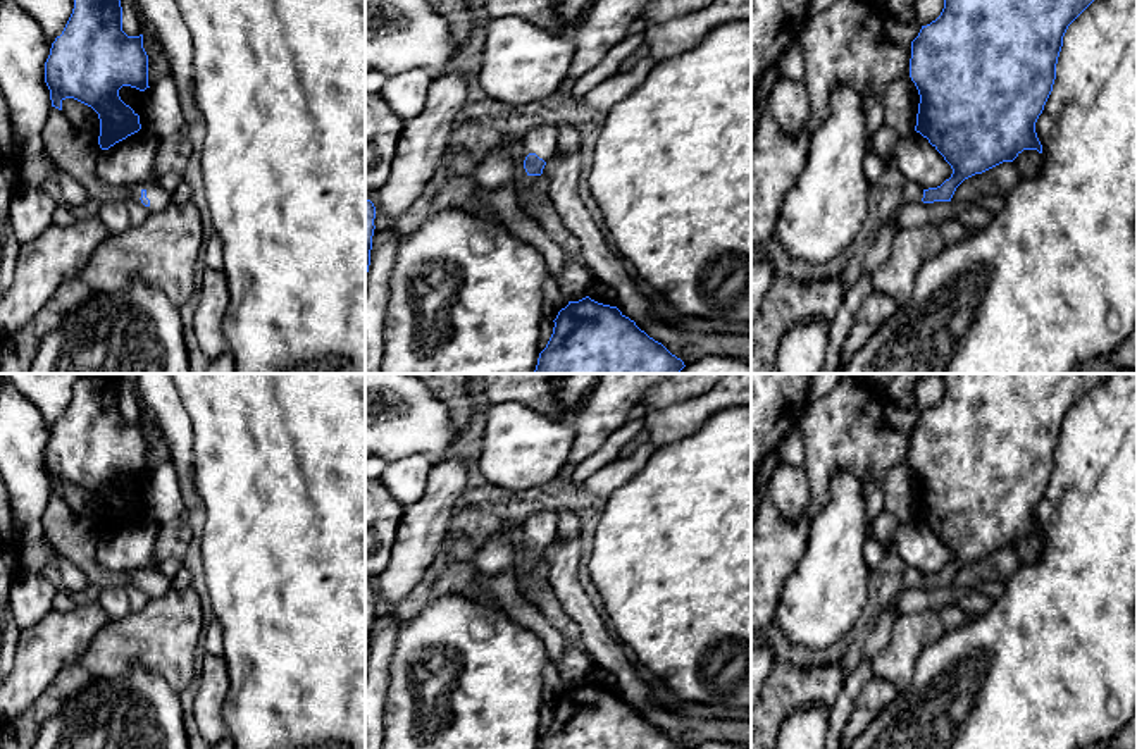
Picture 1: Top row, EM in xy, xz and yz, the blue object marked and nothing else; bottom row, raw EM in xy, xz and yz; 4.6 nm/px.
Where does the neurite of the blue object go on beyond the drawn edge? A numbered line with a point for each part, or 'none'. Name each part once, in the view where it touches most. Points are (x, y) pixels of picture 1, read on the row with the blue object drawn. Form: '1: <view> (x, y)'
1: xy (159, 198)

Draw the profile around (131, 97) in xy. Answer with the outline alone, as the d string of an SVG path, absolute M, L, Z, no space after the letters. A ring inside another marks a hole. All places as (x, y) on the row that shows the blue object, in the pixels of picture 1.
M122 86L119 90L119 96L121 100L129 105L134 114L140 115L140 124L141 124L141 129L145 126L145 115L143 115L143 91L136 90L136 88L131 88L131 86Z

